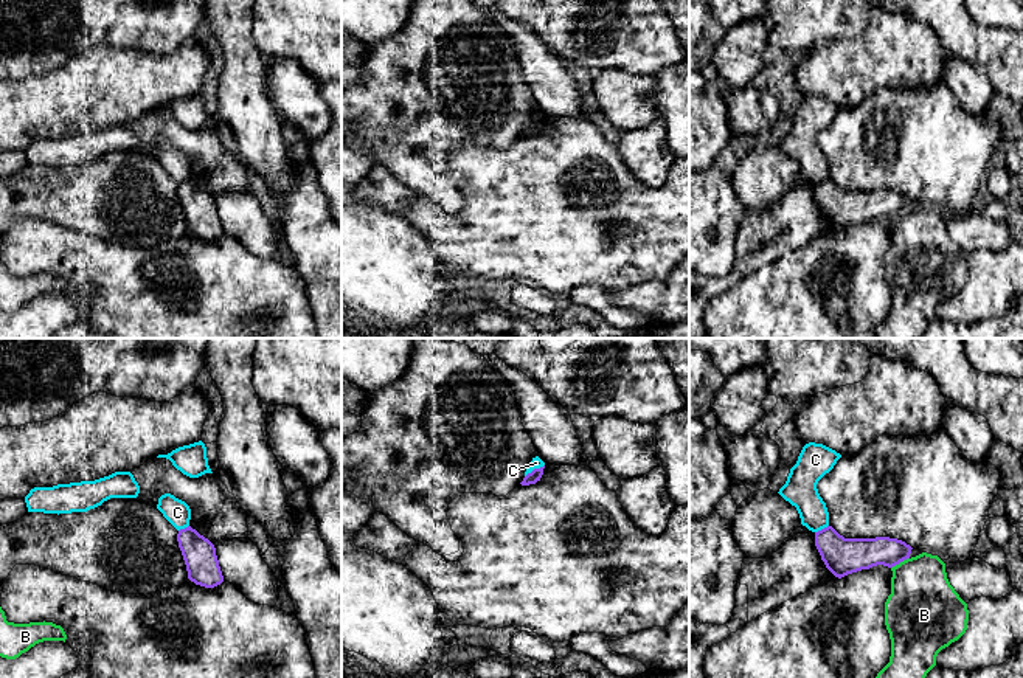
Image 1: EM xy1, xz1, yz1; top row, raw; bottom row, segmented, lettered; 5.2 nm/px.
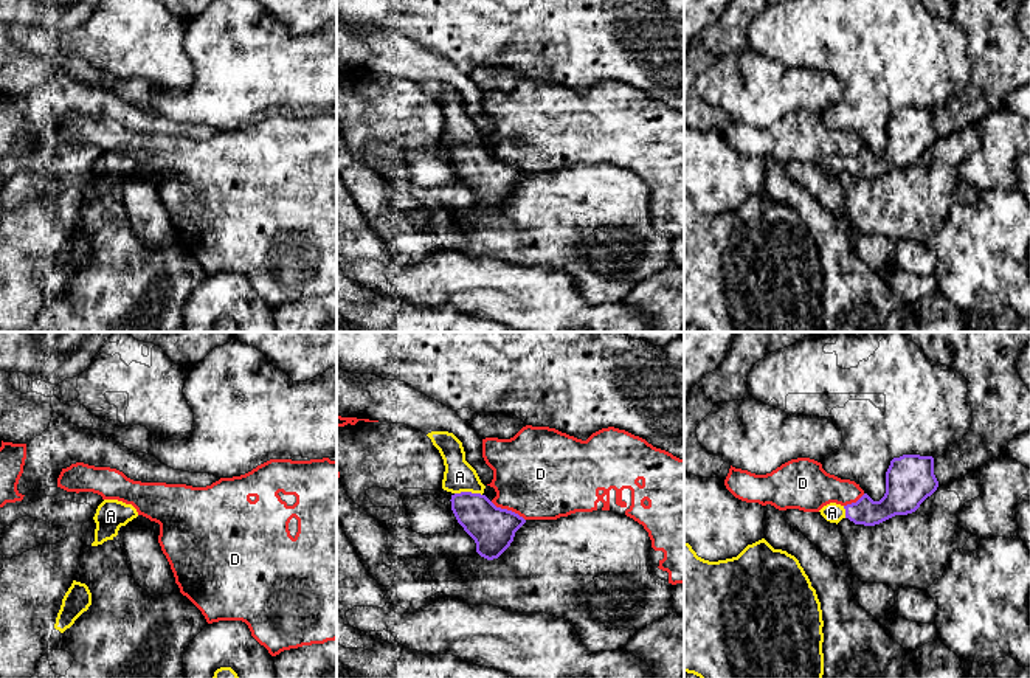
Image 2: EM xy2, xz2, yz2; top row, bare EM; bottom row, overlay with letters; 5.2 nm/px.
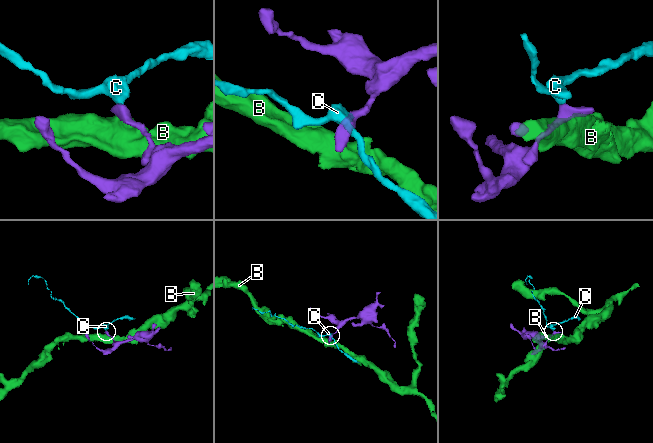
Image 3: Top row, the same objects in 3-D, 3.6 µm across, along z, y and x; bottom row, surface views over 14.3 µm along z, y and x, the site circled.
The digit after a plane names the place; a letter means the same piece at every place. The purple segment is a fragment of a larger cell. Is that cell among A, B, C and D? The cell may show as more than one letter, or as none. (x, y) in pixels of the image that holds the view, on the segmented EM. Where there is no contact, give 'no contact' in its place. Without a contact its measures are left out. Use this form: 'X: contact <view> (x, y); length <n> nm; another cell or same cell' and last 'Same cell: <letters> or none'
A: contact xz2 (469, 492); length 140 nm; same cell
B: contact yz1 (899, 562); length 110 nm; another cell
C: contact xz1 (534, 469); length 120 nm; another cell
D: contact xz2 (506, 509); length 200 nm; another cell
Same cell: A

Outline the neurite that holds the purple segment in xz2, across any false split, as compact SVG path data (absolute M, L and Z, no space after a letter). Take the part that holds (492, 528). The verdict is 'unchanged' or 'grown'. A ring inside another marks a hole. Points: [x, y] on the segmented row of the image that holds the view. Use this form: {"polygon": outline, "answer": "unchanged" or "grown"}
{"polygon": "M448 431L427 434L439 450L445 472L442 489L451 492L451 510L458 523L475 540L476 552L498 559L526 523L518 514L496 507L486 495L476 470L465 461L462 442Z", "answer": "grown"}

